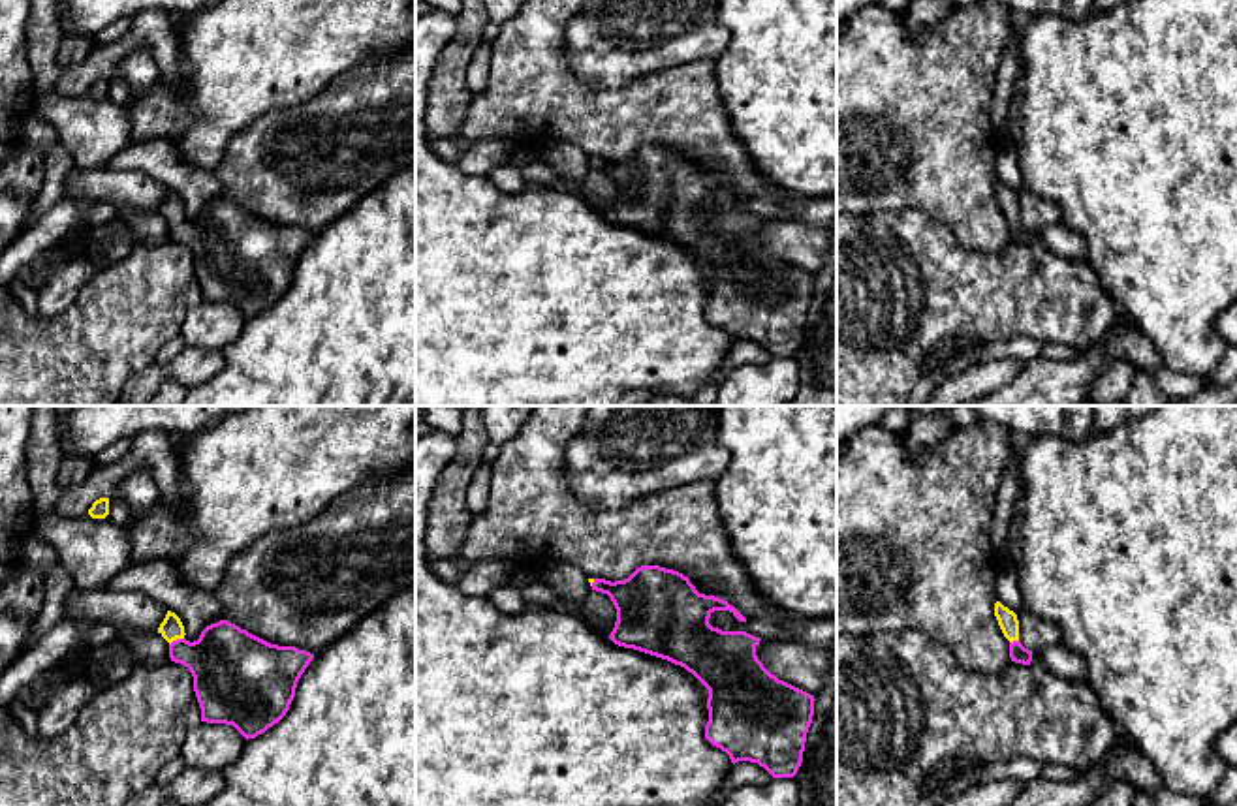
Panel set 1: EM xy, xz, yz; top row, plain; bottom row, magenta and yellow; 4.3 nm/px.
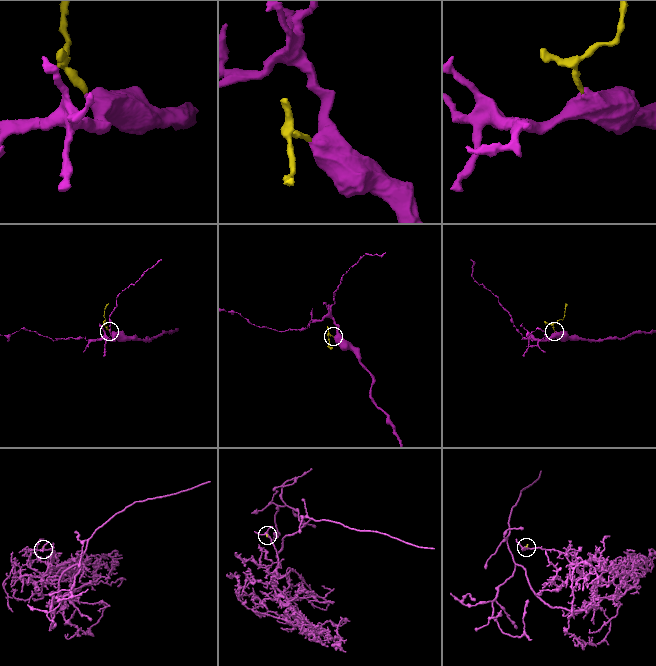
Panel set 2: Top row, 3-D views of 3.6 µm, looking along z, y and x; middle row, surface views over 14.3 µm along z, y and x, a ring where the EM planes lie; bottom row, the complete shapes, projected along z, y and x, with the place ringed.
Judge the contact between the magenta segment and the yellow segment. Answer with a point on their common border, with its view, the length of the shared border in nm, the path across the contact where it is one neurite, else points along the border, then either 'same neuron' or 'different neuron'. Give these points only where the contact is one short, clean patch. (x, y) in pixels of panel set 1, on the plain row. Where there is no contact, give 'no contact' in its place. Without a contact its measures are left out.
contact xy (177, 218); length 70 nm; way xy (228, 243), (194, 235), (177, 218), (172, 207); same neuron

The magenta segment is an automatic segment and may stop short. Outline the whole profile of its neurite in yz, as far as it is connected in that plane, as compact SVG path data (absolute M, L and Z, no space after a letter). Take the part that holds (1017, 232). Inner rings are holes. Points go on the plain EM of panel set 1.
M1000 180L994 182L994 195L1004 216L1010 220L1010 237L1015 242L1030 244L1032 229L1025 227L1019 220L1019 199L1013 190L1004 186Z

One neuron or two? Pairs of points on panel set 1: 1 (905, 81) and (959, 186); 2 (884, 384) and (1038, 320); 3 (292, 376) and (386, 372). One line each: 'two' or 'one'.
1: one
2: one
3: one

